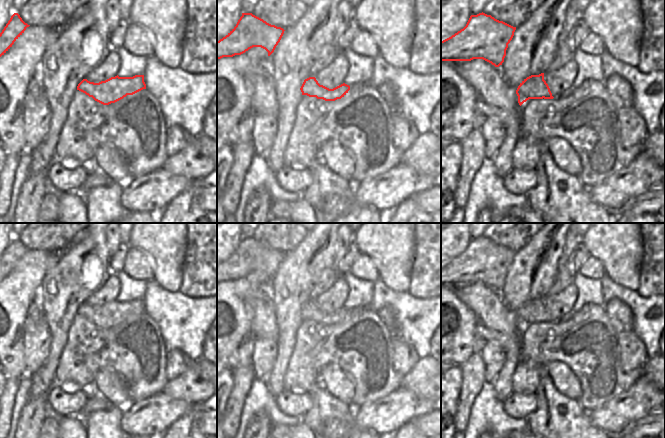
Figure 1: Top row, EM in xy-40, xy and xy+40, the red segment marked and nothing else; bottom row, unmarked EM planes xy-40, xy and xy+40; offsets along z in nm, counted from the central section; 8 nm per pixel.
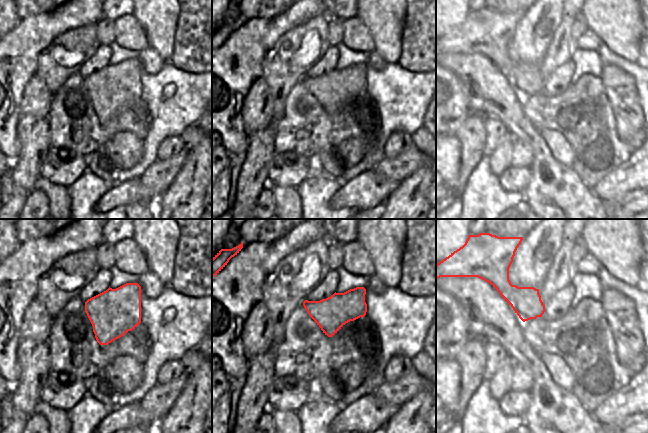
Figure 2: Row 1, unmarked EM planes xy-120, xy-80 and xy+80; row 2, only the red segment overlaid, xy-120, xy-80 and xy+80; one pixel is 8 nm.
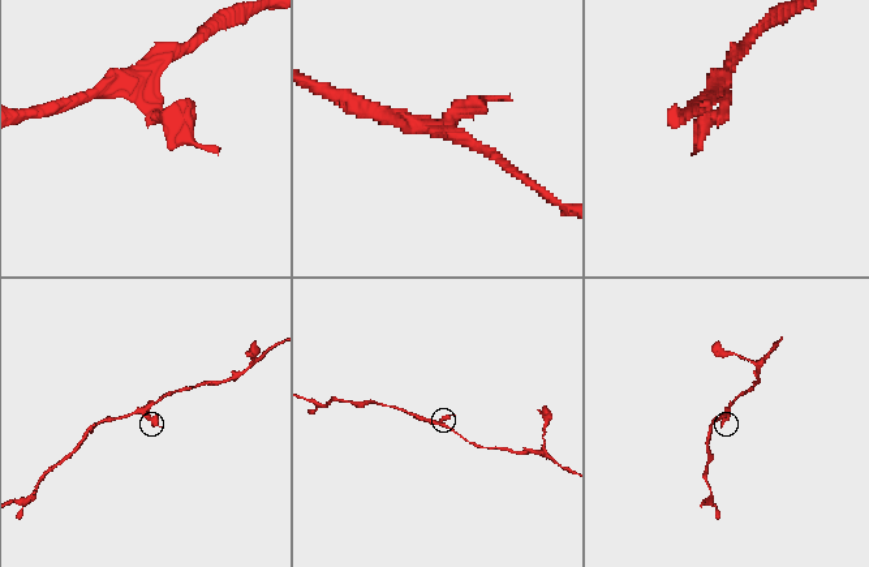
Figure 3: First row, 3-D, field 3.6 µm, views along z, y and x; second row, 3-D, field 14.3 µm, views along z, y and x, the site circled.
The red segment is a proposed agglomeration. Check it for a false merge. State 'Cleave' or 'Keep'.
Cleave.

